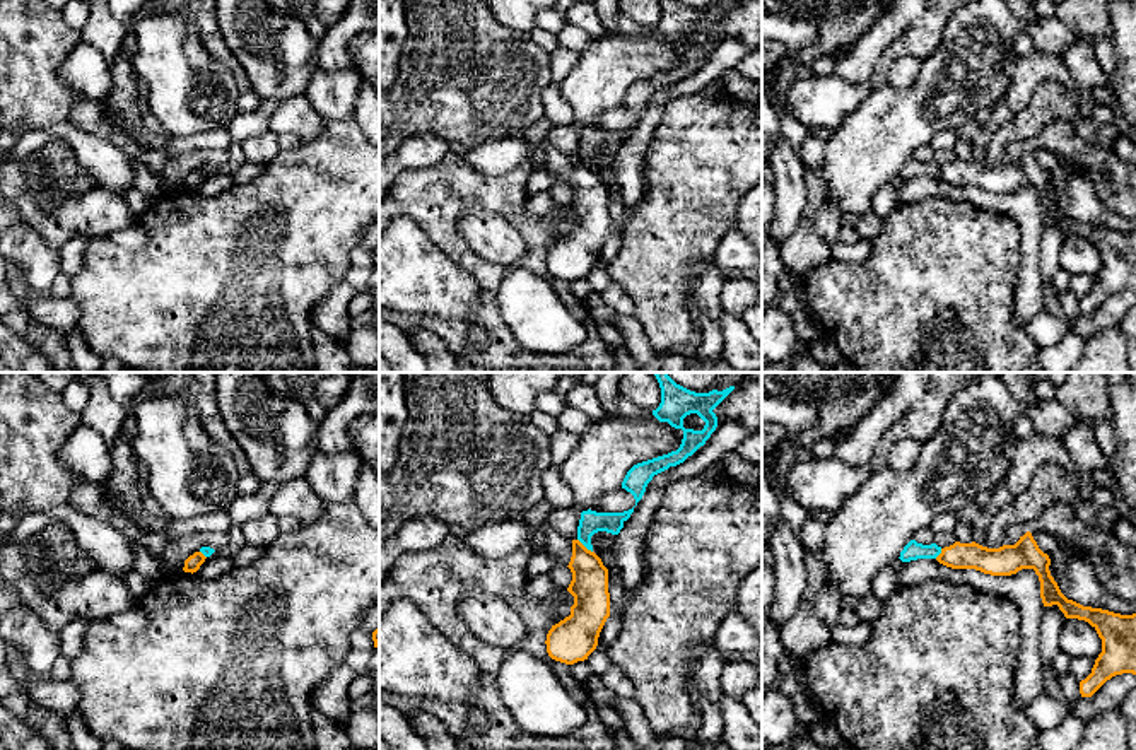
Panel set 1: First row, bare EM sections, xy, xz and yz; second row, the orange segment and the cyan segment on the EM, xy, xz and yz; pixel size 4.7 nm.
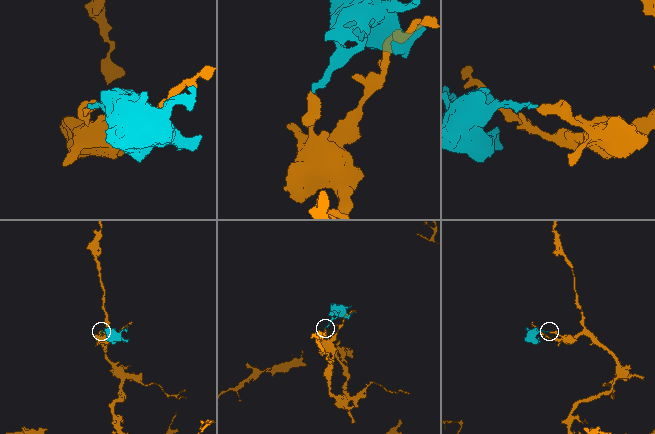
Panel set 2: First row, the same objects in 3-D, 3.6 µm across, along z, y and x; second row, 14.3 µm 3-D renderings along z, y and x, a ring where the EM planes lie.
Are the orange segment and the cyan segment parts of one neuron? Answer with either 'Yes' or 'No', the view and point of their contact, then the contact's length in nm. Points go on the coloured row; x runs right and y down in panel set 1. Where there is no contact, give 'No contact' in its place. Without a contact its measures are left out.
No. Touches orange at xz (583, 545). Shared border 100 nm

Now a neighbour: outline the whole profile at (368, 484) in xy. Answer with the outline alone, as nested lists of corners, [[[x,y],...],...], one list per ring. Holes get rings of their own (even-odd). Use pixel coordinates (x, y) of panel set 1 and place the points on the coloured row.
[[[362,463],[355,483],[355,506],[371,524],[379,528],[379,473],[367,463]]]

